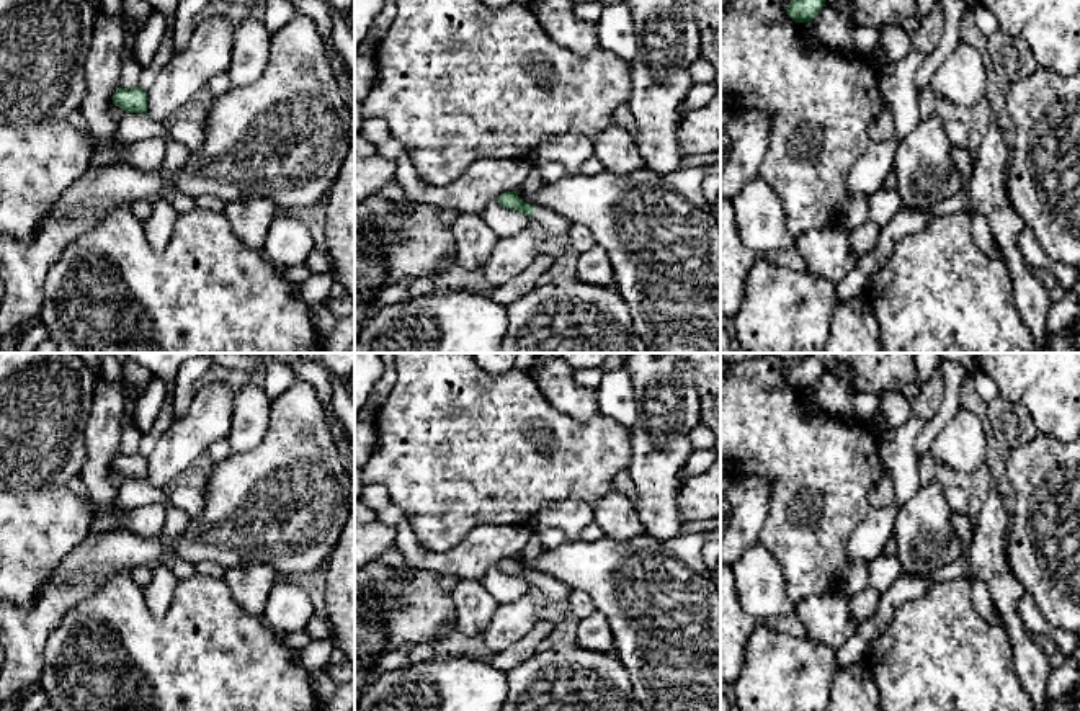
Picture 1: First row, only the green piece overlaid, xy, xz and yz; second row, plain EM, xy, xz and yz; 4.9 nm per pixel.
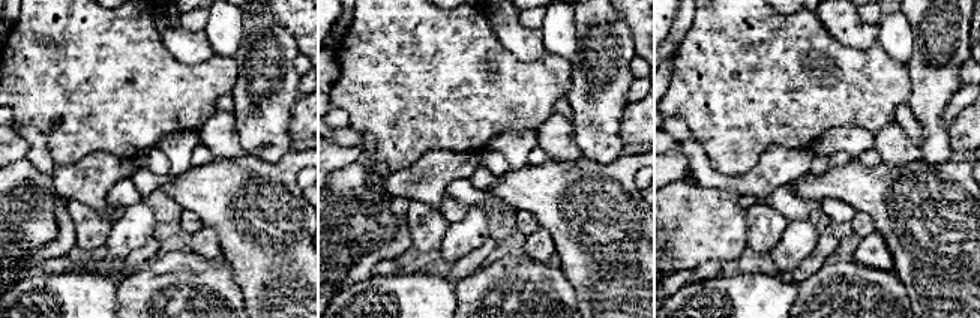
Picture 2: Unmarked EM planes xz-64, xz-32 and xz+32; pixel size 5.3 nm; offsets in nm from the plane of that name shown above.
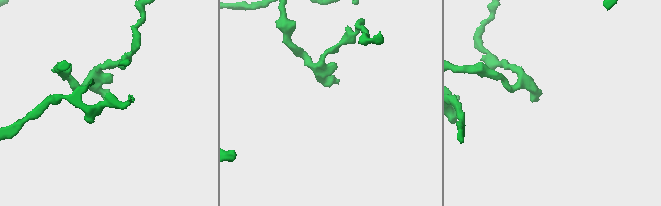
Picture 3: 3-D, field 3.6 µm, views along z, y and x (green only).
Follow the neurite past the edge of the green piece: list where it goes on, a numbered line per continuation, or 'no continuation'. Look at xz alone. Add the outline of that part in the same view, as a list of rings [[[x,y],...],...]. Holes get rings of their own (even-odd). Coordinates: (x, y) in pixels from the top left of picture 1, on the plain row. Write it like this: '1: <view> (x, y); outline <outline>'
1: xz (546, 585); outline [[[534,574],[531,587],[536,590],[538,595],[556,601],[569,600],[572,592],[567,585],[546,574]]]

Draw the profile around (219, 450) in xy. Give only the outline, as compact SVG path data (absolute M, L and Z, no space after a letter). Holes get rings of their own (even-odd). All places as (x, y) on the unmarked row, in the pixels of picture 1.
M227 438L216 440L206 451L212 461L212 466L225 459L230 453L232 451Z

